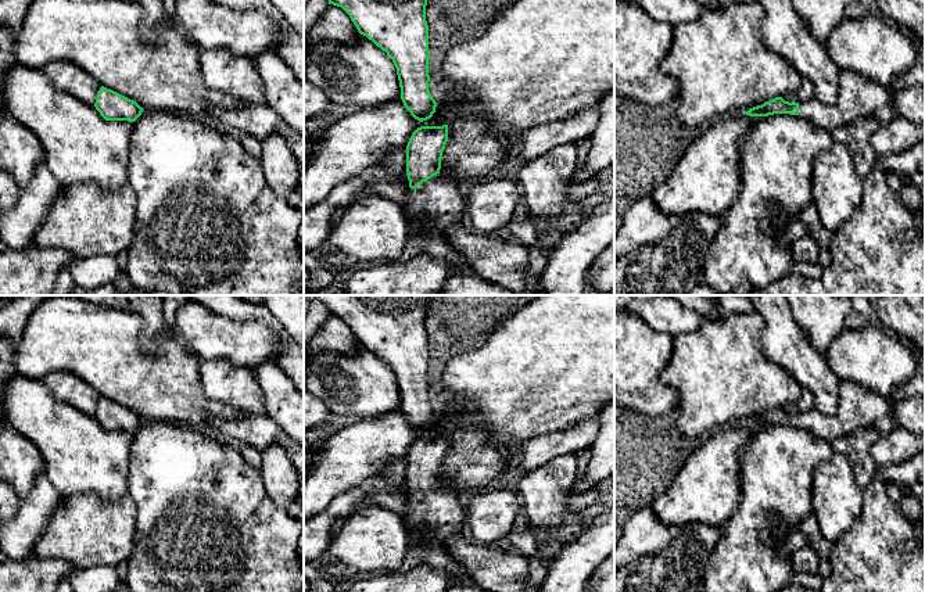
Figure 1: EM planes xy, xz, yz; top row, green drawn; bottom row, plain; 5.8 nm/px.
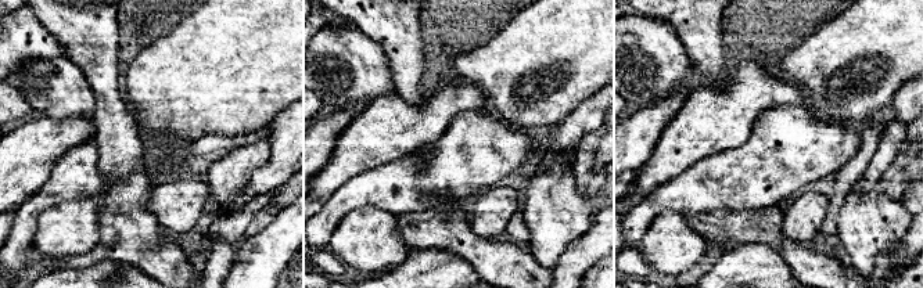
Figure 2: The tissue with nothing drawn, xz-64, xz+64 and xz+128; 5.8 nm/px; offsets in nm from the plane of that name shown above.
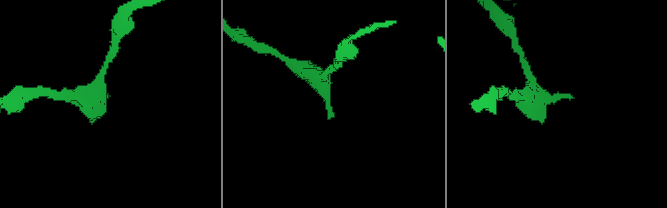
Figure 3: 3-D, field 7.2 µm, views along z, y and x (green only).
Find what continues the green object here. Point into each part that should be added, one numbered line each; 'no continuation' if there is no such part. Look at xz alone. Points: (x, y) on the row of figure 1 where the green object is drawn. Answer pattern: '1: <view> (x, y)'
1: xz (433, 207)

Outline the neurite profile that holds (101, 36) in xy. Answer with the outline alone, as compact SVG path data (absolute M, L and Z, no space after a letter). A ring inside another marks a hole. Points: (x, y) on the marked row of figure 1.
M33 0L15 35L15 60L31 69L43 69L51 61L69 61L101 86L136 101L143 111L172 112L205 123L216 125L208 105L233 110L244 104L205 86L201 49L175 21L162 22L161 43L148 46L139 35L141 18L141 6L133 0Z

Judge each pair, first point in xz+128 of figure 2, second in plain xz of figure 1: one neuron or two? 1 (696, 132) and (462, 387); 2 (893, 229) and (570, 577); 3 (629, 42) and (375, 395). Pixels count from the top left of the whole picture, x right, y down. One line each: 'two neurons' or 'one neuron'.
1: two neurons
2: two neurons
3: one neuron

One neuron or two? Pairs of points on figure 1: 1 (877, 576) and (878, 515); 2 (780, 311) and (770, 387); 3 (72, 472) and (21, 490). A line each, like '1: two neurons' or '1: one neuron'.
1: one neuron
2: two neurons
3: two neurons

